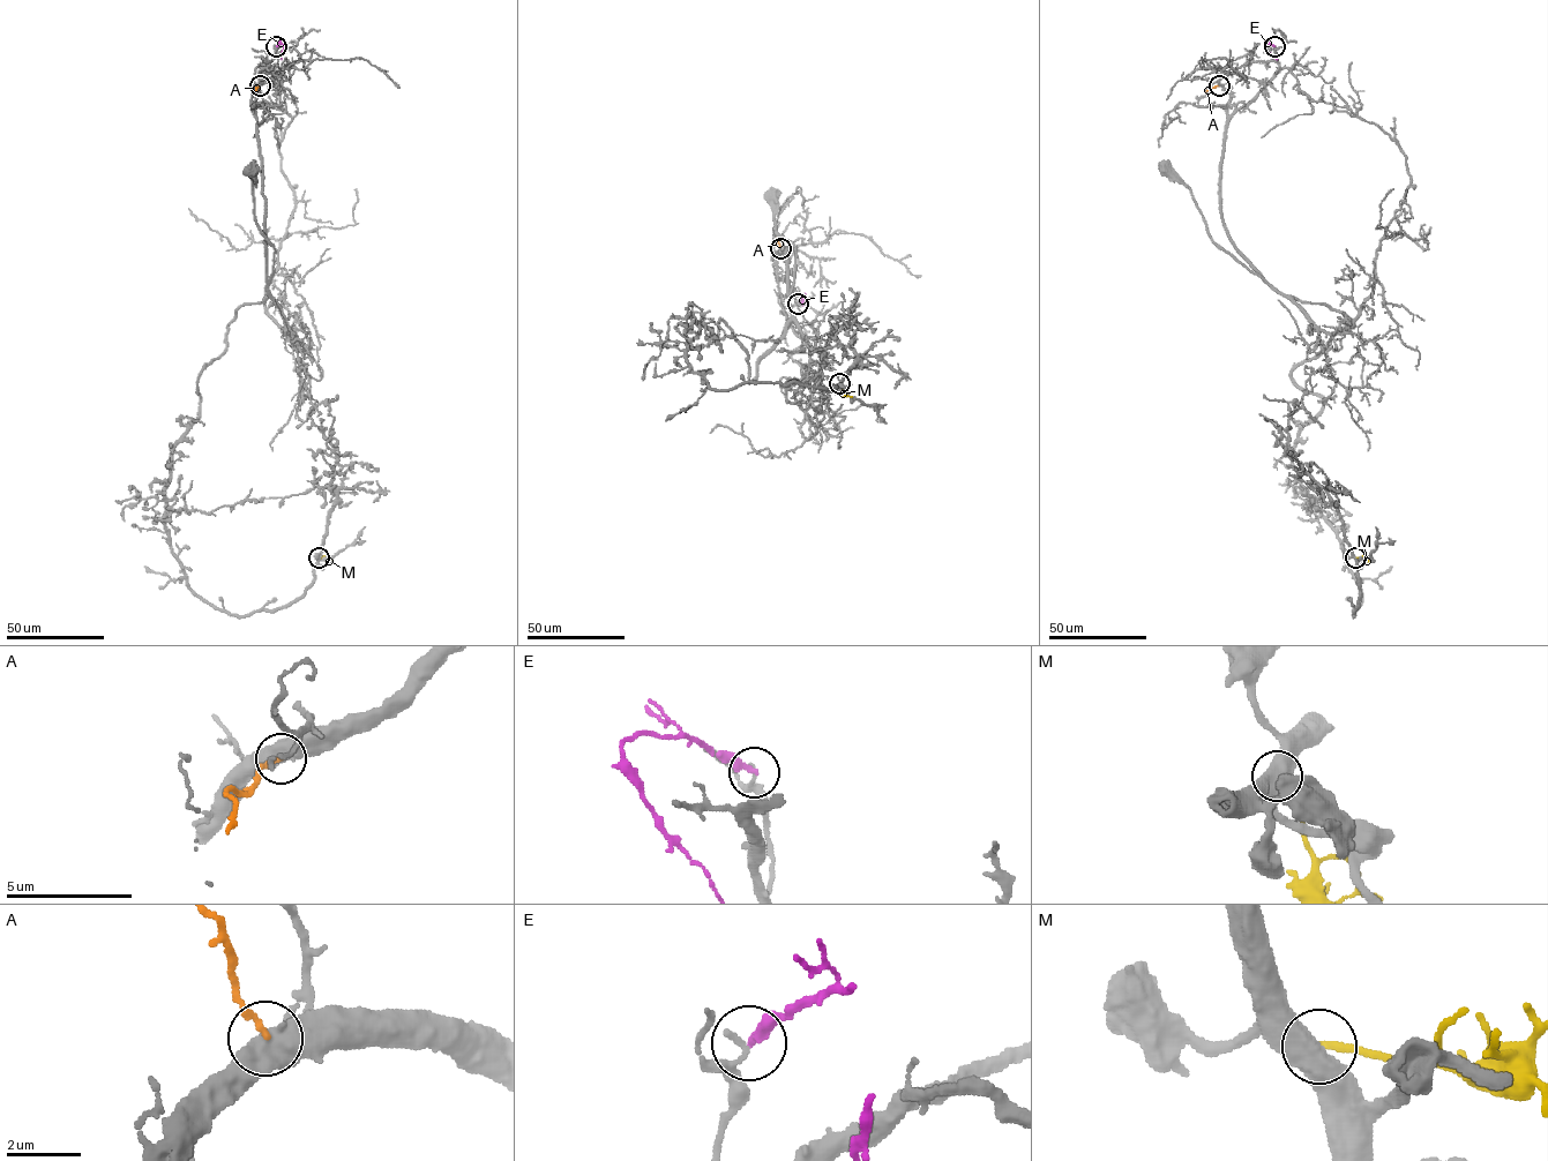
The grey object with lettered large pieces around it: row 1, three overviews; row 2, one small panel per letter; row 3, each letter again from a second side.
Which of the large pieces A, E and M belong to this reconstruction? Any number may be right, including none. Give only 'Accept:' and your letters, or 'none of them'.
Accept: none of them

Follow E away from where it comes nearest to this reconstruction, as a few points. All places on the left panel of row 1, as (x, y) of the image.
E: (276, 46), (283, 45), (282, 59)

